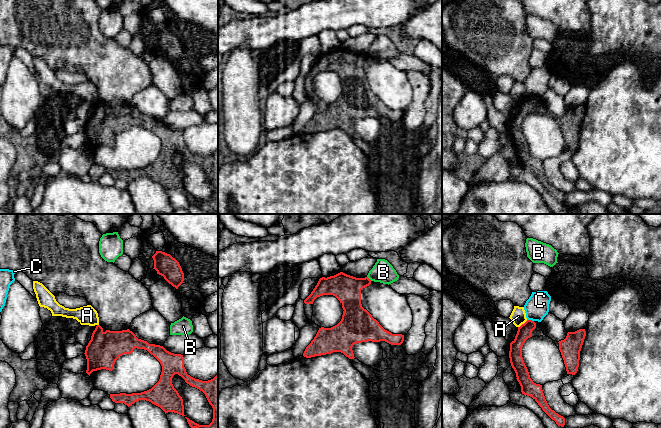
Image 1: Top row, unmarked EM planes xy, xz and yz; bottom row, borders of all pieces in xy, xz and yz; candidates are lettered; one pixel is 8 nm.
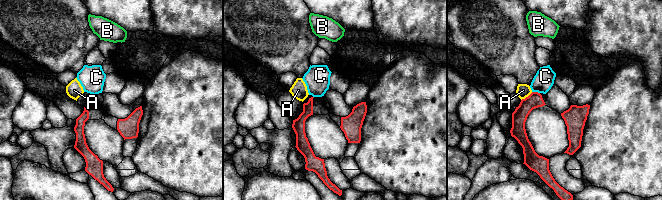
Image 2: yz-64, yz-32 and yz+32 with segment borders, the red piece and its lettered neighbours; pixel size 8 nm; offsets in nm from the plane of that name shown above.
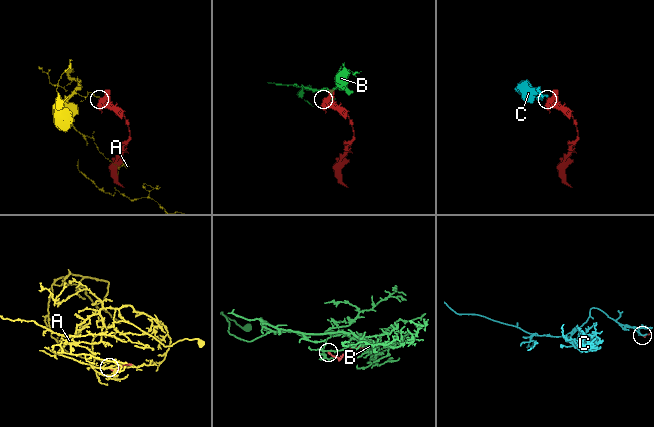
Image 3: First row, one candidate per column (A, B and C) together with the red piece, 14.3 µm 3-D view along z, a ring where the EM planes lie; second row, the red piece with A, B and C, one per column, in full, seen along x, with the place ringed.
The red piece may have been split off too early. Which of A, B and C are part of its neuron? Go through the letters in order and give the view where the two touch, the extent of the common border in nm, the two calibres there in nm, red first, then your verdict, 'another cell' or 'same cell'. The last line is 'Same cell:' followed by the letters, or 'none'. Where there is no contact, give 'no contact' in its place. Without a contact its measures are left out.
A: contact in yz; length 100 nm; calibres 120 and 130 nm; another cell
B: contact in xz; length 50 nm; calibres 220 and 170 nm; another cell
C: contact in yz; length 60 nm; calibres 120 and 190 nm; another cell
Same cell: none

